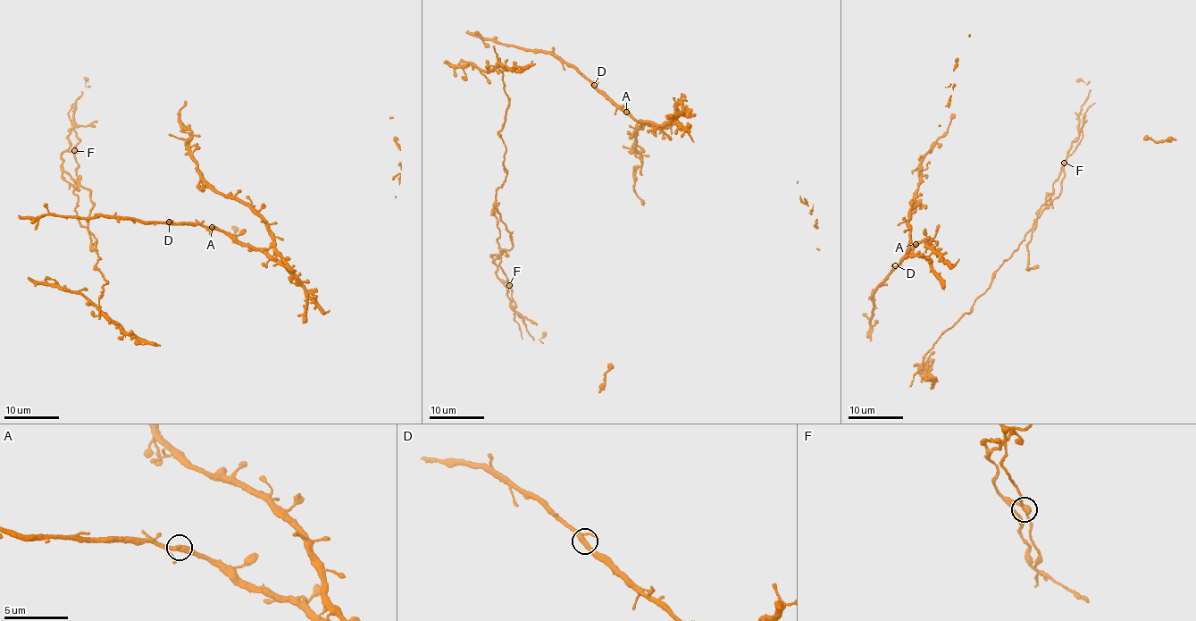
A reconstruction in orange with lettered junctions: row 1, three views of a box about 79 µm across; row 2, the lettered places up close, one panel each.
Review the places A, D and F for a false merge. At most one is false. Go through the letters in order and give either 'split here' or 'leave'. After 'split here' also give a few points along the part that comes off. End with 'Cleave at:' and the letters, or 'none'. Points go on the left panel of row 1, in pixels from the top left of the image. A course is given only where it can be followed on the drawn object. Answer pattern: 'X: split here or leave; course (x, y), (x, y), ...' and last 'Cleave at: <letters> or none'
A: leave
D: leave
F: split here; course (73, 150), (62, 154), (62, 171), (90, 190), (93, 208), (87, 222), (91, 249)
Cleave at: F

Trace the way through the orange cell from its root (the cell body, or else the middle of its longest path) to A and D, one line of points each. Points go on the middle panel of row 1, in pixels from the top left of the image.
A: (476, 32), (483, 37), (504, 44), (552, 52), (626, 112)
D: (476, 32), (483, 37), (504, 44), (552, 52), (594, 85)

